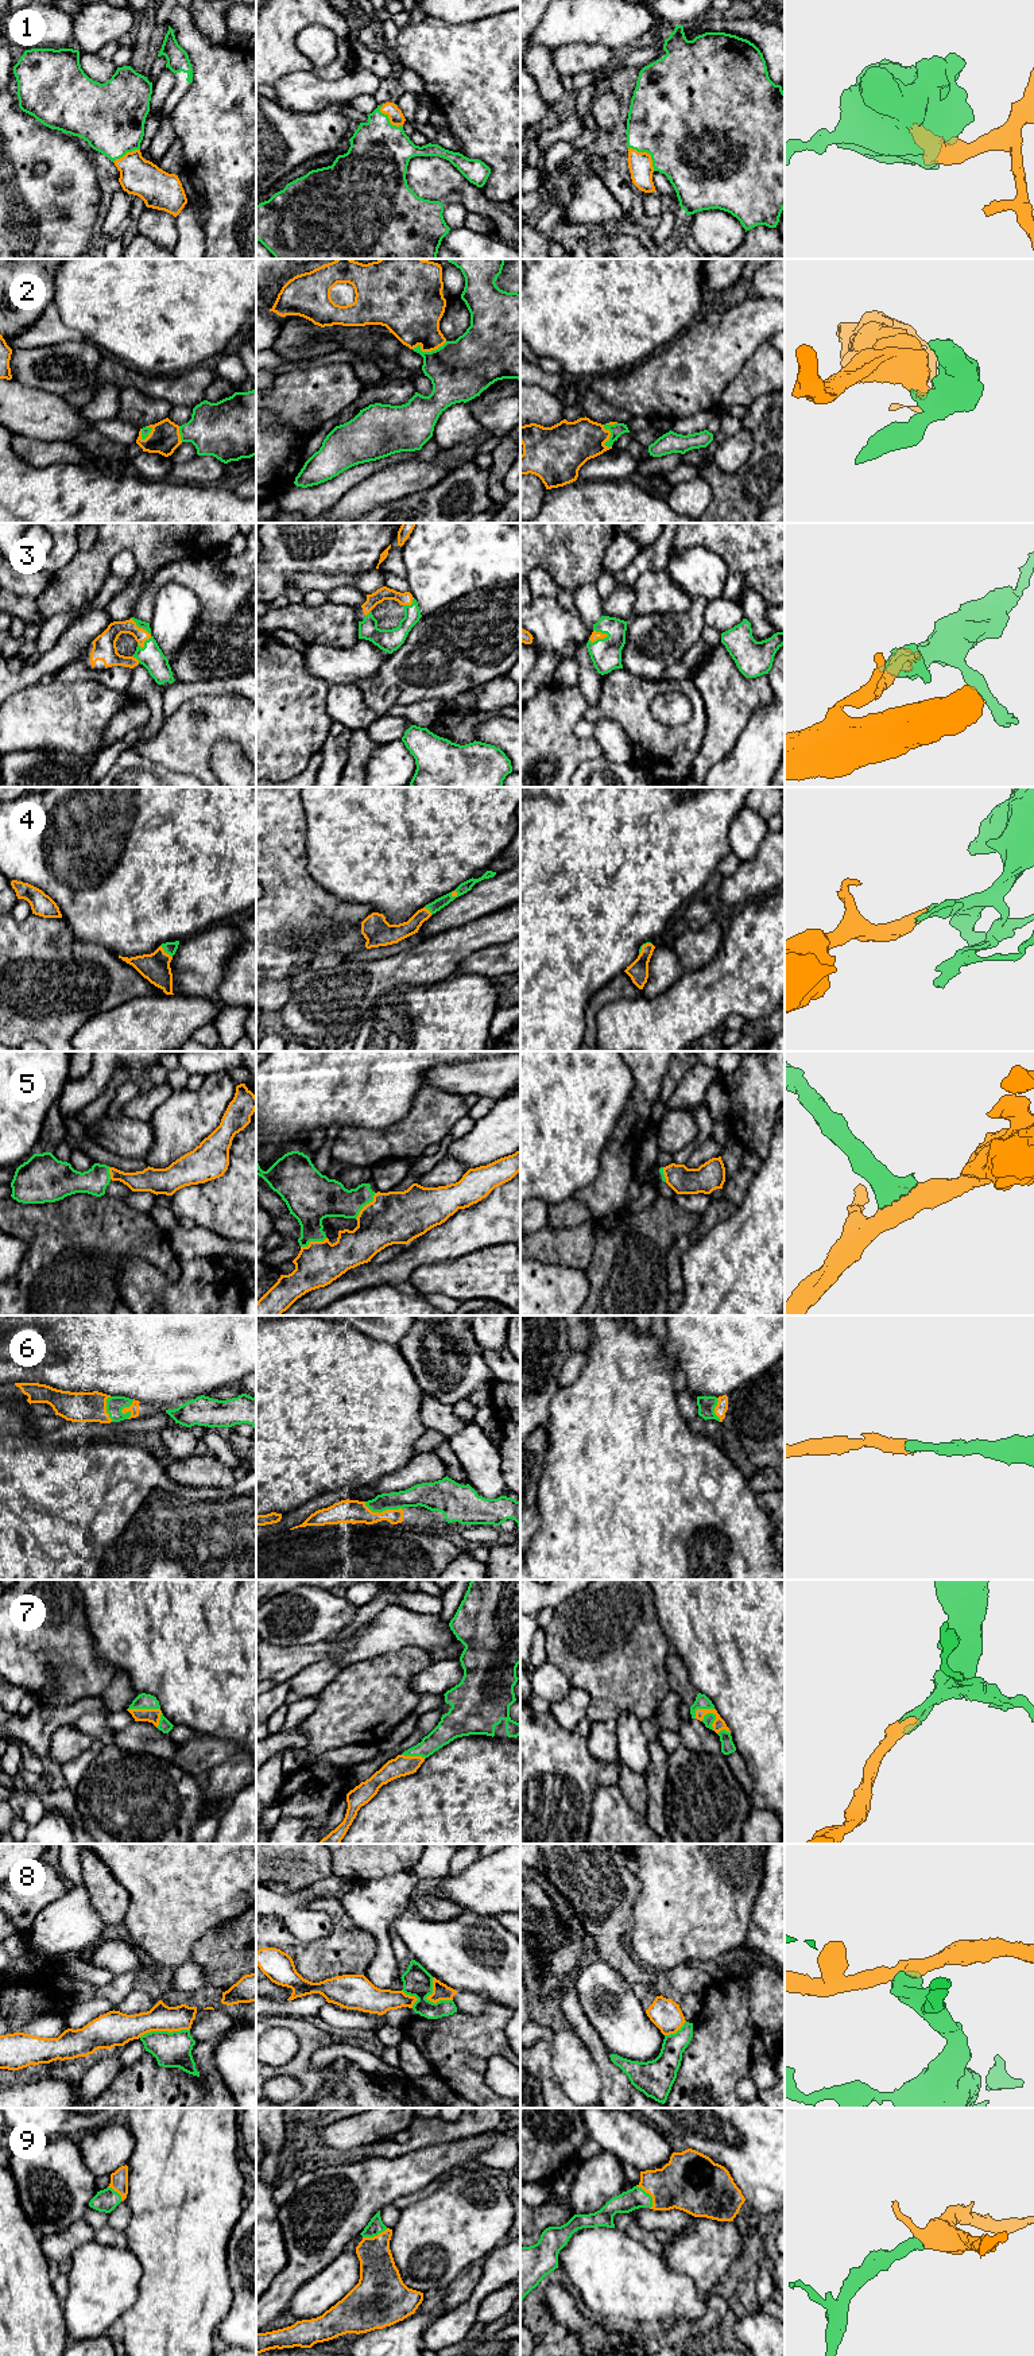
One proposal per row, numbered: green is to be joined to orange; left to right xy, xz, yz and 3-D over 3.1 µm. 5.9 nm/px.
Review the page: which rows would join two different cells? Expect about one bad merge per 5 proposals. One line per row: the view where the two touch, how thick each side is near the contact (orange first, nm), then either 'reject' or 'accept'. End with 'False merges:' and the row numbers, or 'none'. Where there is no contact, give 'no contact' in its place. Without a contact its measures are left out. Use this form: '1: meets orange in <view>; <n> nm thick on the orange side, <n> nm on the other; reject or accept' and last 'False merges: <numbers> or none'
1: meets orange in yz; 140 nm thick on the orange side, 500 nm on the other; accept
2: meets orange in yz; 280 nm thick on the orange side, 80 nm on the other; accept
3: meets orange in yz; 50 nm thick on the orange side, 190 nm on the other; accept
4: meets orange in xy; 170 nm thick on the orange side, 80 nm on the other; accept
5: meets orange in xz; 320 nm thick on the orange side, 220 nm on the other; accept
6: meets orange in xz; 140 nm thick on the orange side, 130 nm on the other; accept
7: meets orange in xy; 80 nm thick on the orange side, 100 nm on the other; accept
8: meets orange in xy; 170 nm thick on the orange side, 200 nm on the other; reject
9: meets orange in yz; 340 nm thick on the orange side, 130 nm on the other; accept
False merges: 8

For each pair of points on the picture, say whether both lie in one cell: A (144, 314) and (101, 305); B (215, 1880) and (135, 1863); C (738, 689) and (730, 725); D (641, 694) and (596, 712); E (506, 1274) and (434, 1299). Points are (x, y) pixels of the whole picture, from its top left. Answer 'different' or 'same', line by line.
A: same
B: same
C: same
D: same
E: different

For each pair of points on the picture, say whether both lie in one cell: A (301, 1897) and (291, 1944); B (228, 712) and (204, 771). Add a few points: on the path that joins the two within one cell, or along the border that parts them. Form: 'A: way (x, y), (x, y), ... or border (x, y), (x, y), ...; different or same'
A: border (270, 1914), (277, 1914), (303, 1941), (324, 1937); different
B: way (213, 727), (202, 737), (202, 756); same

